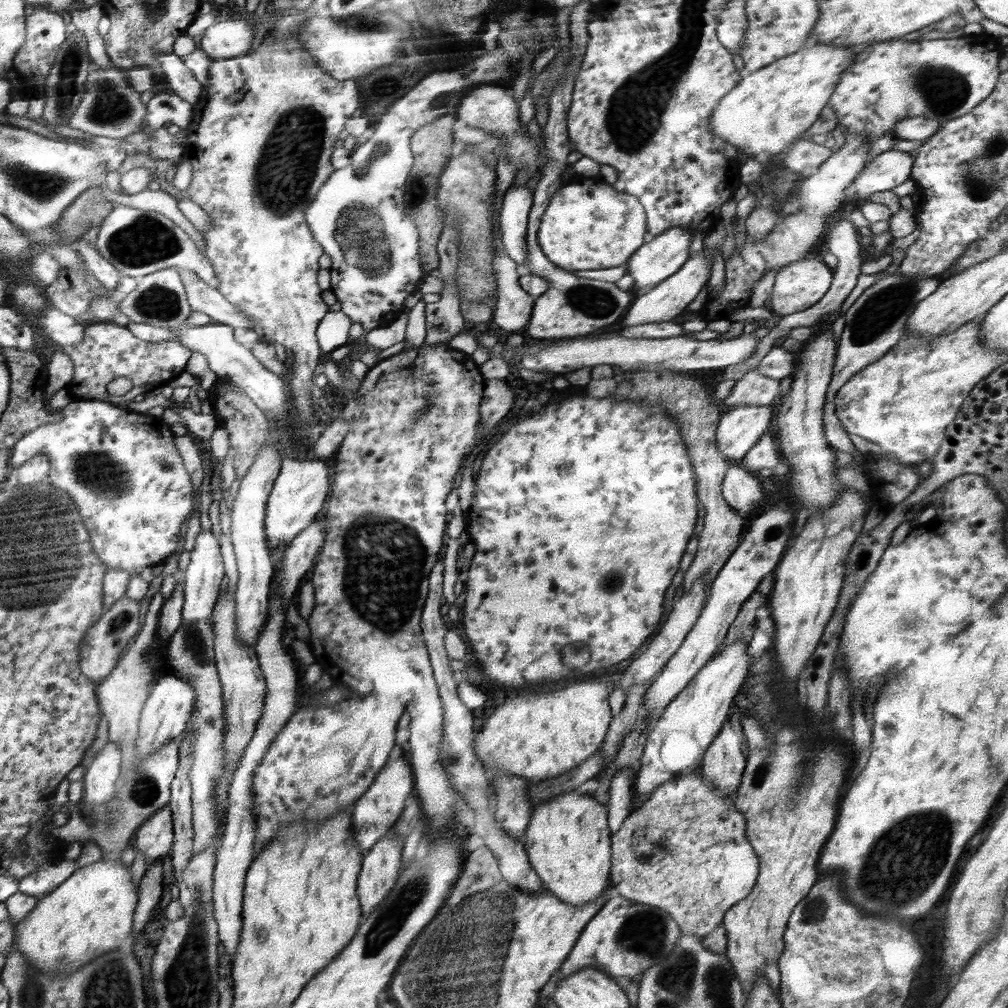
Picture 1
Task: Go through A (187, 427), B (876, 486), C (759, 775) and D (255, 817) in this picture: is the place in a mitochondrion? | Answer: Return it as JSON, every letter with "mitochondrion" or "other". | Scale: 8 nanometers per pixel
{"A":"other","B":"other","C":"mitochondrion","D":"other"}

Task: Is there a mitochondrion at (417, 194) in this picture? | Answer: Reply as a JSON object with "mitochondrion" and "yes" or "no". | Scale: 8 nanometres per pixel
{"mitochondrion":"yes"}

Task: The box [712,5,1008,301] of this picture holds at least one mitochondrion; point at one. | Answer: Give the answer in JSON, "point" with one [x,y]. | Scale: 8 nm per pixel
{"point":[943,89]}

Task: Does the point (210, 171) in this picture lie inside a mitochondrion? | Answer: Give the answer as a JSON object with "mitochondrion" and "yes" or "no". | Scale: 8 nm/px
{"mitochondrion":"no"}

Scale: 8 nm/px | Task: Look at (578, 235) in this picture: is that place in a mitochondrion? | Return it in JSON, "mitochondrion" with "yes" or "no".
{"mitochondrion":"no"}

